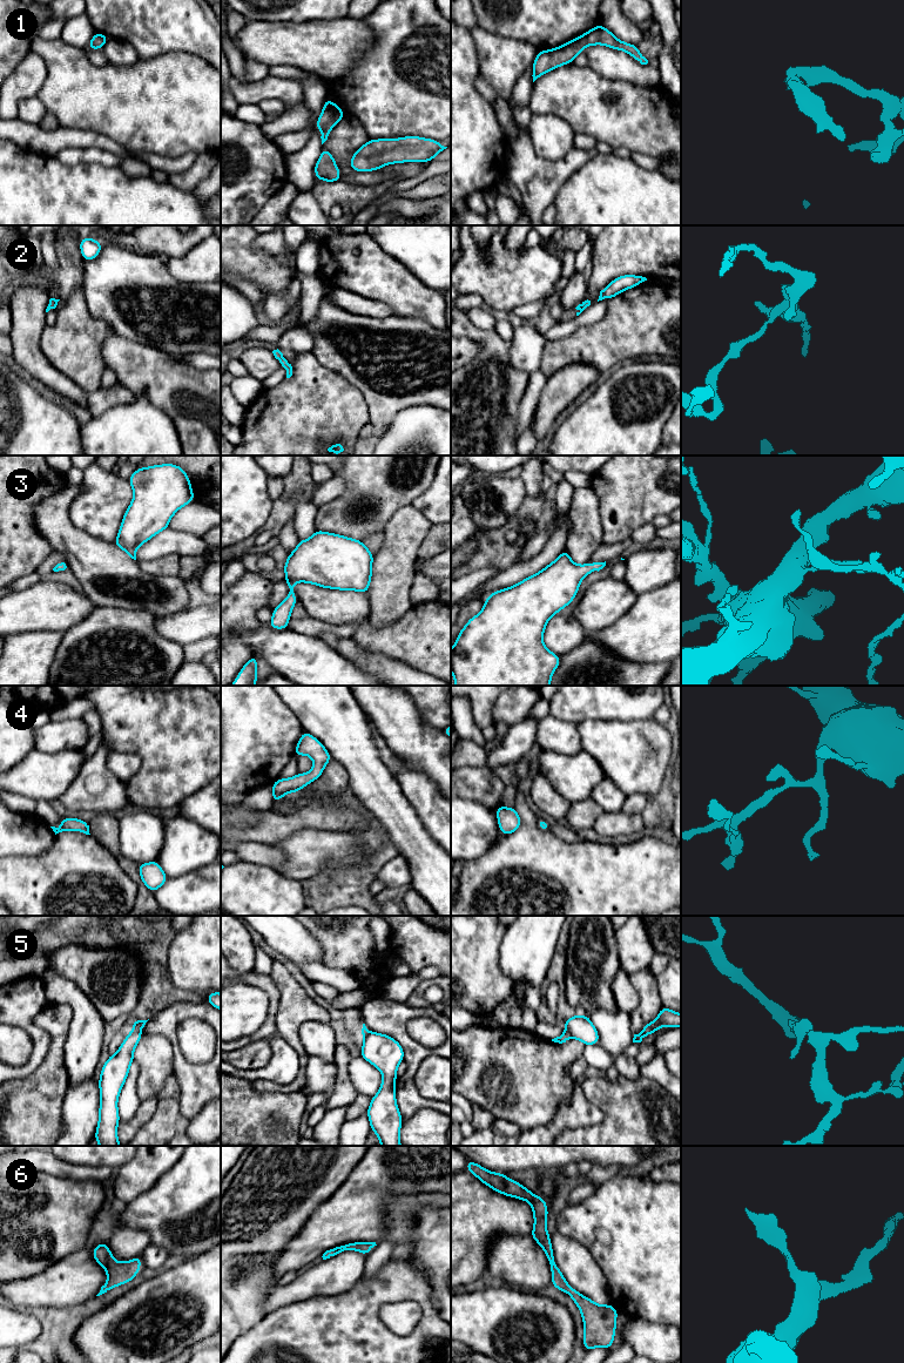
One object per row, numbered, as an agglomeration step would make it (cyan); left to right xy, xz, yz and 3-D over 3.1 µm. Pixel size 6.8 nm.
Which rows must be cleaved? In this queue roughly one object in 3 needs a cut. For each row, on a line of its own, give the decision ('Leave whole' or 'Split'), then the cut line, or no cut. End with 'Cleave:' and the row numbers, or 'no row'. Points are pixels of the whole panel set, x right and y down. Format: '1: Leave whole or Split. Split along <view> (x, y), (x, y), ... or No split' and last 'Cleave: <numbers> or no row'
1: Leave whole. No split
2: Leave whole. No split
3: Leave whole. No split
4: Leave whole. No split
5: Split. Split along yz (566, 1030), (571, 1037)
6: Leave whole. No split
Cleave: 5

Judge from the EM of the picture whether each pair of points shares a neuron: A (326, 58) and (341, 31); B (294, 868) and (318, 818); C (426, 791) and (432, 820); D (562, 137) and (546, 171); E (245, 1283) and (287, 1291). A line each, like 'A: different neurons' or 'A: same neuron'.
A: same neuron
B: different neurons
C: same neuron
D: different neurons
E: different neurons

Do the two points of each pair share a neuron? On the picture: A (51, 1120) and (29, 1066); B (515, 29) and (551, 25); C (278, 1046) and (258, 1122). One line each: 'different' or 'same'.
A: different
B: same
C: different

